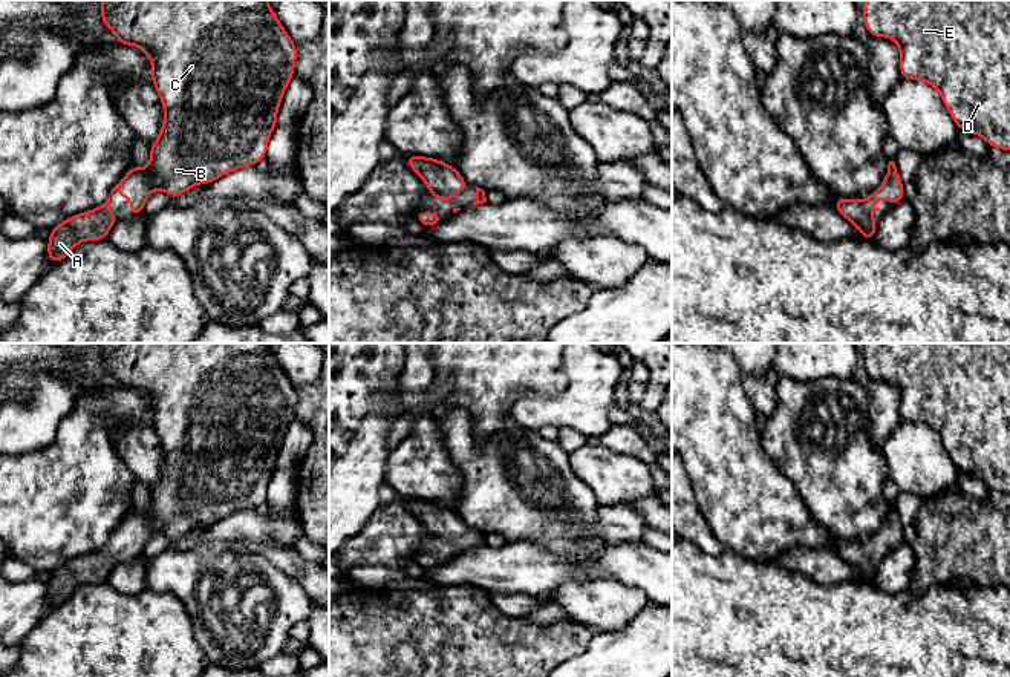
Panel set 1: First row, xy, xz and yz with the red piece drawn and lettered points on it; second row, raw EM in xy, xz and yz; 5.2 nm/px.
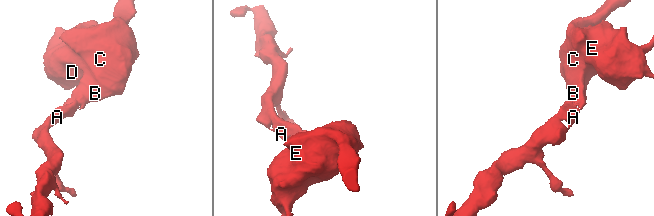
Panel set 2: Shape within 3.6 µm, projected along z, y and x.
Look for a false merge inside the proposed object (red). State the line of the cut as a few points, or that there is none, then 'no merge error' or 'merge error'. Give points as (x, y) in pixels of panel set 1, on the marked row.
cut none; no merge error

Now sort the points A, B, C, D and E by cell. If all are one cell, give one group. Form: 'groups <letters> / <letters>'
groups A B C D E

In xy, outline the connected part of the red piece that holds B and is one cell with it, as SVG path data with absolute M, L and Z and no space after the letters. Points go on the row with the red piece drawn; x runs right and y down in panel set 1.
M101 0L99 14L103 23L116 35L116 43L141 47L152 61L152 83L159 93L165 116L159 138L150 144L150 164L145 168L132 165L127 175L112 188L119 196L125 196L132 207L130 217L139 217L144 204L153 190L164 190L170 198L185 195L197 184L211 184L220 176L242 168L252 167L268 153L269 136L277 126L277 112L285 95L285 89L295 75L297 44L289 38L268 0Z

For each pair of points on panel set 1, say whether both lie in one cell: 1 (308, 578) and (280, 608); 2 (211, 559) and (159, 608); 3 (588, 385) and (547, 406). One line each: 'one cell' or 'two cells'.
1: two cells
2: two cells
3: one cell

